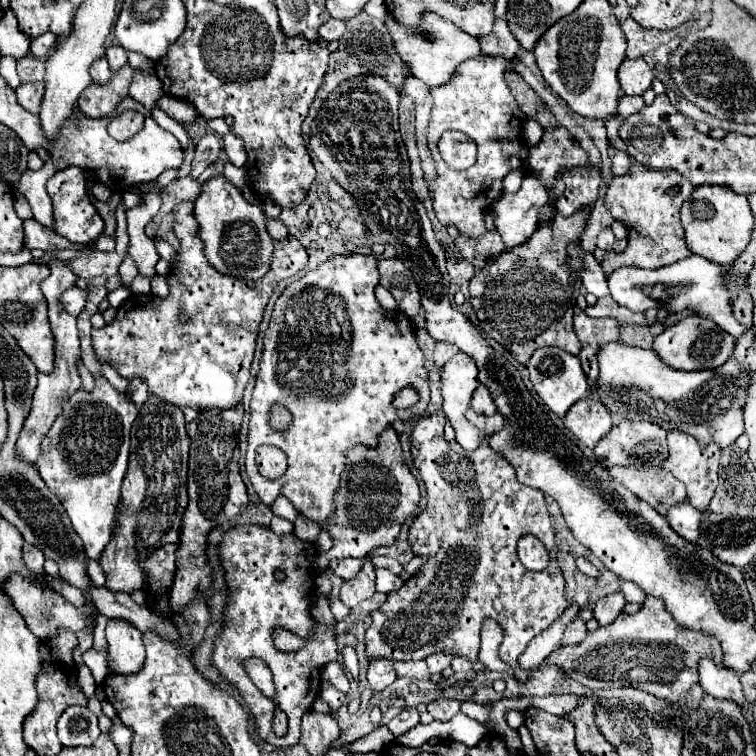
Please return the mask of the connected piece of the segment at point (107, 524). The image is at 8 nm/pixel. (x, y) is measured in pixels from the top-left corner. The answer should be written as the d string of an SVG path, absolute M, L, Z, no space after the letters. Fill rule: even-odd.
M101 378L95 382L93 392L75 392L41 444L43 452L37 470L65 506L89 560L99 560L111 540L113 514L119 504L119 488L129 458L129 432L135 418L137 408L133 402Z

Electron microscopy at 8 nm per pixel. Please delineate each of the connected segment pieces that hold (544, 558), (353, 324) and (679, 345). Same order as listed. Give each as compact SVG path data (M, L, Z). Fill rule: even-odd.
M523 536L519 540L517 556L521 564L529 570L545 570L549 564L549 552L535 536Z
M345 254L329 258L319 268L307 272L283 290L265 330L261 370L251 398L249 446L245 460L247 476L265 506L271 506L279 496L285 496L301 516L317 522L321 528L325 528L335 510L335 492L341 482L341 472L345 470L345 450L357 444L369 448L377 446L377 438L385 428L389 428L395 420L409 422L423 416L429 404L429 372L415 338L415 328L401 310L385 310L379 306L373 294L377 284L379 272L375 256ZM405 386L413 386L421 400L409 410L397 410L391 406L391 398ZM277 404L285 406L293 416L285 430L275 430L269 424L271 410ZM263 444L277 446L287 454L289 468L281 478L269 480L259 474L255 456L257 448Z
M685 316L673 326L665 326L663 334L655 336L653 342L655 352L659 358L677 370L703 370L703 368L717 368L721 366L735 348L735 338L723 328L717 328L713 320L703 320L701 316Z

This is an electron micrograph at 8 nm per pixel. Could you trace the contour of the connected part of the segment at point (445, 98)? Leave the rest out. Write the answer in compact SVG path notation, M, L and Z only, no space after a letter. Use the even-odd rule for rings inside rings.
M473 58L463 62L455 74L455 78L441 86L433 88L433 110L427 128L427 142L433 152L433 160L437 166L437 186L433 192L433 210L441 224L455 224L459 232L467 234L469 238L479 238L485 234L483 210L489 210L491 204L501 196L501 180L503 176L517 168L529 174L529 166L525 162L527 152L519 152L521 144L521 126L523 126L523 112L517 106L507 82L505 82L505 68L509 60L505 58ZM447 130L461 130L463 134L471 136L477 144L477 162L467 170L451 170L439 150L437 142Z

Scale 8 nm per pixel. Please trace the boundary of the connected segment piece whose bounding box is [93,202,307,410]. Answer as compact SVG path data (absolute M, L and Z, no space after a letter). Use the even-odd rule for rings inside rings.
M183 202L175 208L175 236L181 242L181 250L167 278L171 294L167 298L153 298L151 294L127 298L109 326L93 330L93 350L101 364L109 364L125 380L143 378L153 396L177 408L233 408L241 402L249 380L265 304L281 280L303 270L307 250L293 236L285 242L275 242L271 270L255 286L255 282L233 280L209 268L197 238L193 202ZM179 312L189 316L187 324L177 320Z

